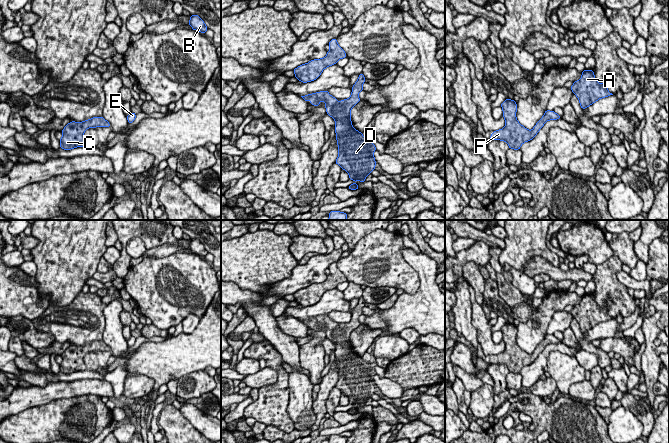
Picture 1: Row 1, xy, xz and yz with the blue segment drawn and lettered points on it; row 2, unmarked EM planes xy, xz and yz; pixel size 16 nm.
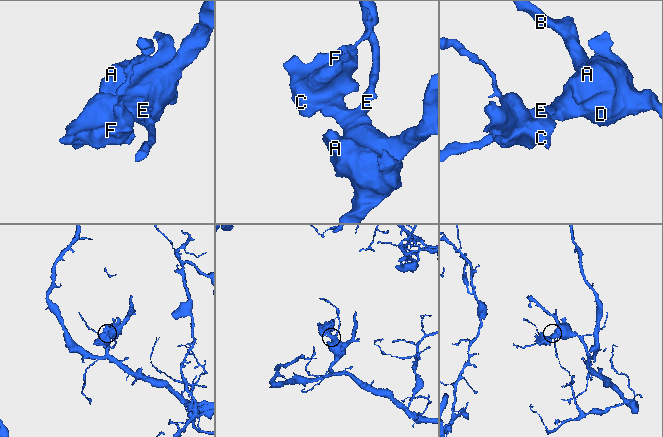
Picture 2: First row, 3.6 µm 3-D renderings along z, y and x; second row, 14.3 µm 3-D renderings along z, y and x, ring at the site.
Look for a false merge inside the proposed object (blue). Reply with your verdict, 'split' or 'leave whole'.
leave whole

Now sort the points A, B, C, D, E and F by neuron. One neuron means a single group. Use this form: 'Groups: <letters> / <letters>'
Groups: A B C D E F

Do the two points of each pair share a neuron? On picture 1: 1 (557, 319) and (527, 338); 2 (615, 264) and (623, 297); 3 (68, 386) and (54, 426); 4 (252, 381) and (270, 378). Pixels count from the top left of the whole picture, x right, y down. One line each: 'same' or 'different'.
1: different
2: same
3: different
4: same

